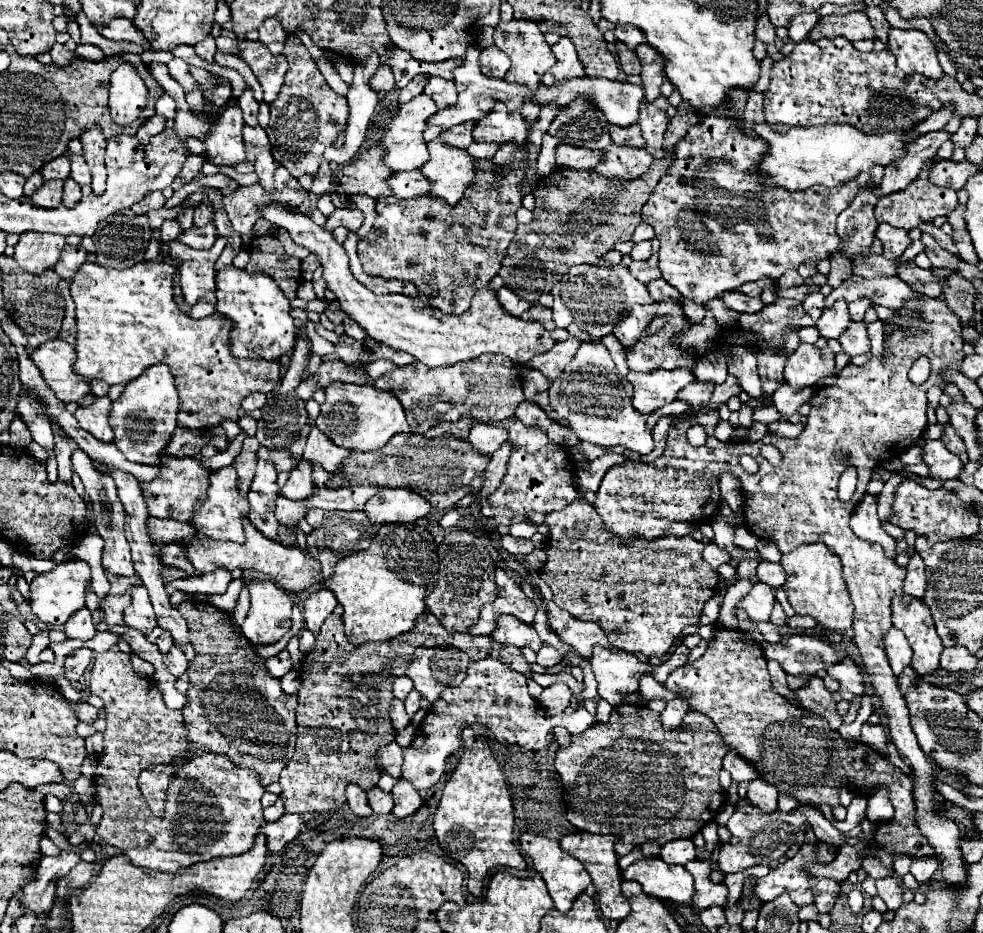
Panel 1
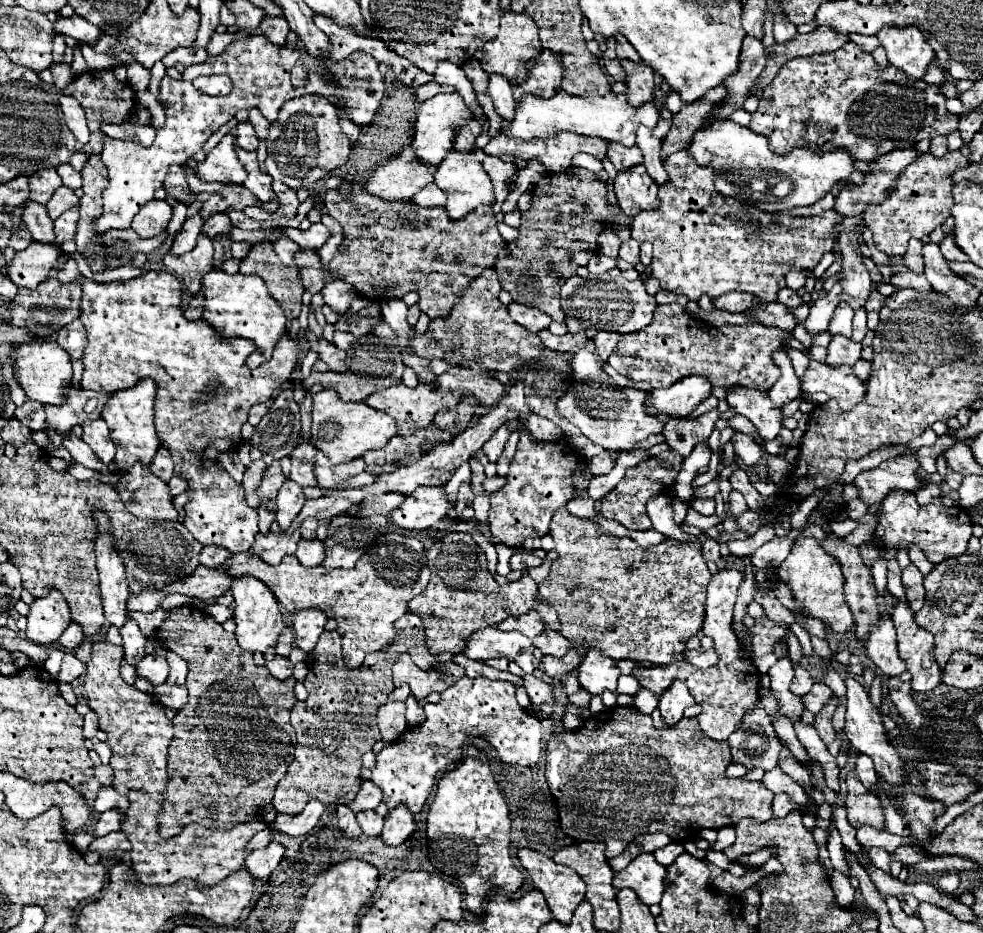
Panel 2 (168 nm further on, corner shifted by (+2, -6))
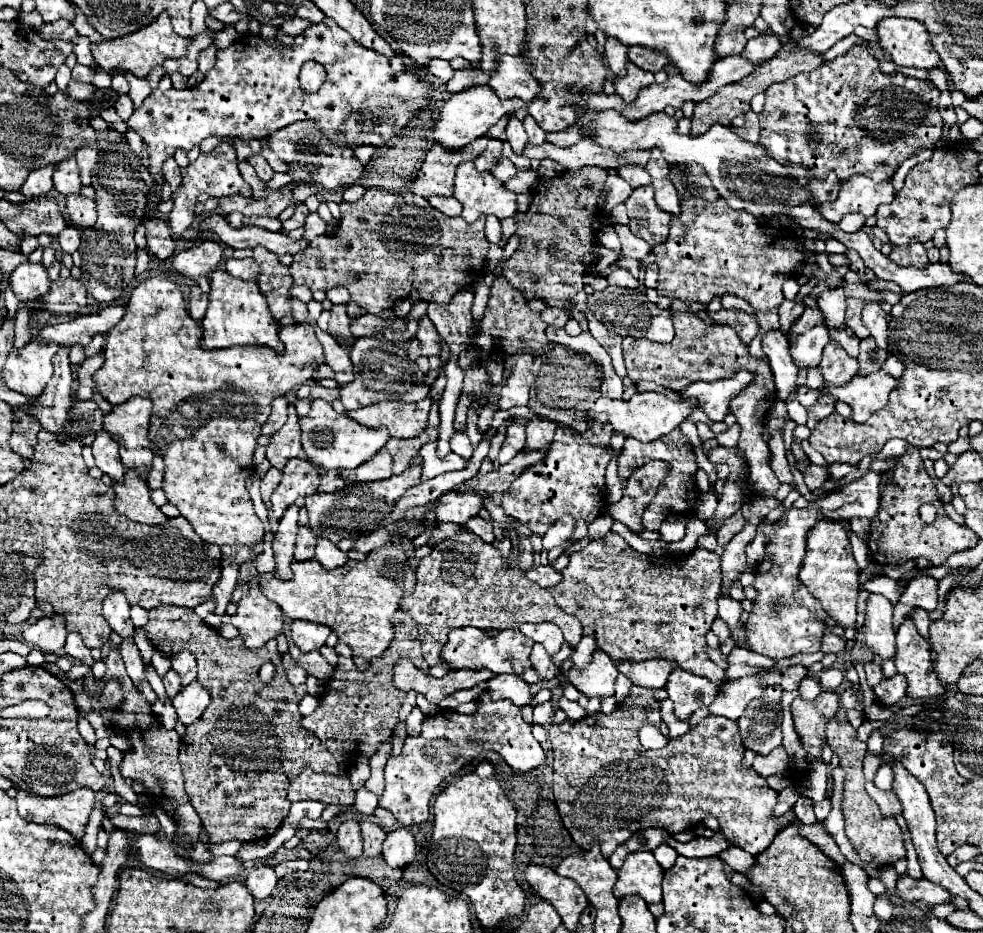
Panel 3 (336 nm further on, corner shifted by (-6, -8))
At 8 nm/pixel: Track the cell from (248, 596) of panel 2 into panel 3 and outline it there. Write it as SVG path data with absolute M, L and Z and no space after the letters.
M249 586L249 592L237 604L237 612L231 616L231 624L239 630L247 648L261 648L267 640L275 638L283 628L283 612L275 602L269 602L259 586Z

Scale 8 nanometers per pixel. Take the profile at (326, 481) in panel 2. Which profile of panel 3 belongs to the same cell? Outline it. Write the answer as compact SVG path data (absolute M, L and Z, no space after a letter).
M381 448L369 462L351 470L351 482L371 482L371 480L391 478L393 476L391 462L393 462L393 458L389 458L389 452L385 448Z

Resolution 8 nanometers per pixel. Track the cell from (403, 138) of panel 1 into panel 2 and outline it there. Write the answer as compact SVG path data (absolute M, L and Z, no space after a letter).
M457 92L455 94L437 94L437 96L421 102L419 110L417 110L415 134L413 134L413 142L411 142L411 148L415 150L419 162L425 166L437 166L453 144L453 130L463 126L465 120L469 120L469 118L473 118L473 114Z

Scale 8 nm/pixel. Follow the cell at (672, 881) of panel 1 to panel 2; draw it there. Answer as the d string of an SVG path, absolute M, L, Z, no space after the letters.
M639 854L627 868L615 874L613 886L617 890L633 888L643 904L653 906L661 902L661 894L669 888L665 874L667 868L661 866L653 854Z

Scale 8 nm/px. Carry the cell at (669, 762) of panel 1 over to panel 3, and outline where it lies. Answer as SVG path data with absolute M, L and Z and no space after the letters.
M631 686L629 696L619 702L611 714L595 712L577 722L565 720L563 724L551 724L547 728L553 752L555 804L575 844L583 850L597 844L607 858L613 854L613 848L629 840L631 834L641 828L653 826L667 832L683 832L703 822L707 816L715 816L721 824L721 832L731 842L753 856L761 854L777 834L777 818L771 816L773 806L777 804L777 792L771 790L765 778L761 778L753 768L743 766L745 746L737 724L725 716L709 714L687 734L671 738L669 746L661 750L645 750L637 738L637 732L645 724L653 724L665 732L663 720L655 716L659 710L661 704L653 696L653 690Z

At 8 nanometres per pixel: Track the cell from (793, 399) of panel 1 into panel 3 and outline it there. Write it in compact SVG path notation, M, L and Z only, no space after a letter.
M769 330L765 332L761 344L763 344L763 354L771 362L777 396L781 400L787 400L795 392L795 380L799 372L789 354L789 340L779 330Z

